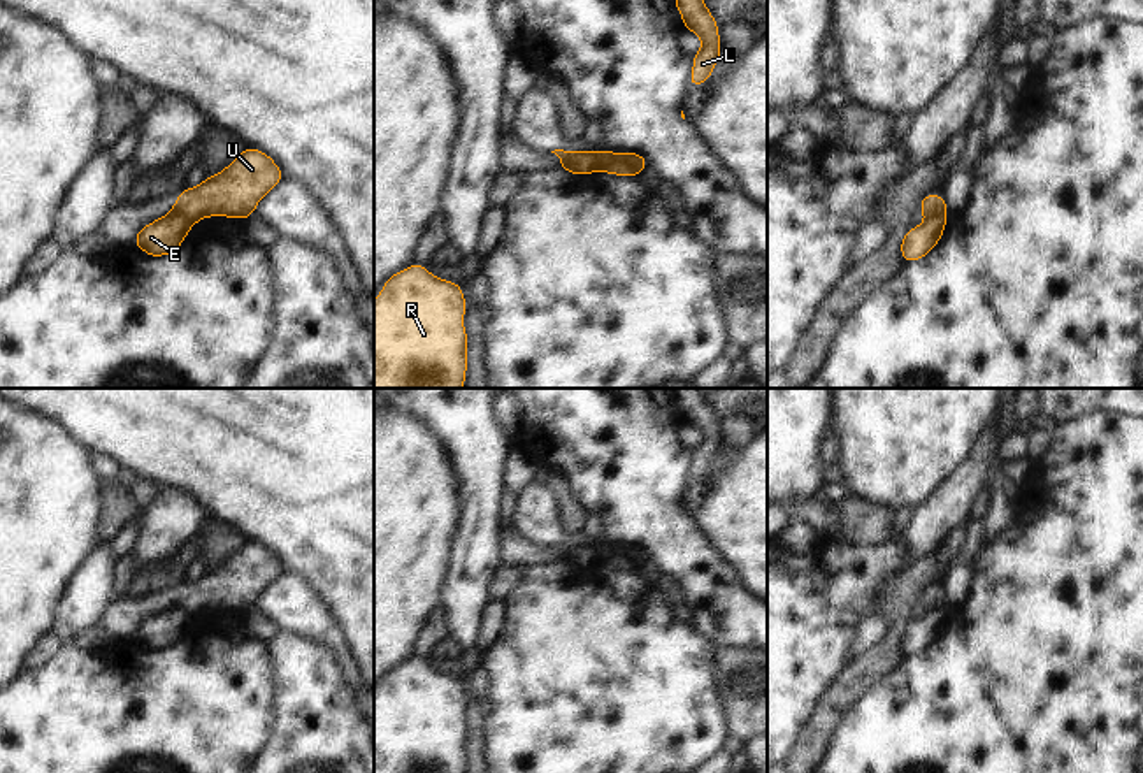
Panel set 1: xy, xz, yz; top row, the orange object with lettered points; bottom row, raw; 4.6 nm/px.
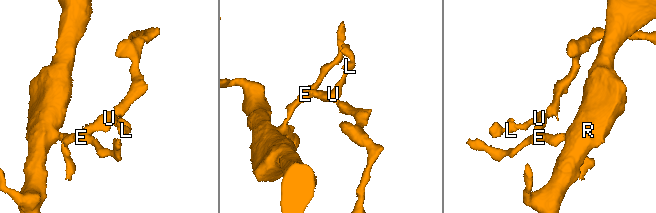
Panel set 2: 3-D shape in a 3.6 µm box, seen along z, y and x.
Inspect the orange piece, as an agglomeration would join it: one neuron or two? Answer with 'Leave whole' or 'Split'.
Split

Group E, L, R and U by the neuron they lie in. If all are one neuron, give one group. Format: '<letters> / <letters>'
E R / L U

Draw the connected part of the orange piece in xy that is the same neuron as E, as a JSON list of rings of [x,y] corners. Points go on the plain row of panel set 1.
[[[183,610],[158,611],[135,627],[133,638],[149,650],[163,650],[183,638],[190,620]]]

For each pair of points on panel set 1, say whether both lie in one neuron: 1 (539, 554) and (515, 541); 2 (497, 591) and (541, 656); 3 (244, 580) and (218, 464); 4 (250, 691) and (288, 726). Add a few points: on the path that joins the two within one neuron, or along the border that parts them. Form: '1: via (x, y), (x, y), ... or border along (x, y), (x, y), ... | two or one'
1: via (534, 554), (520, 547) | one
2: border along (524, 582), (503, 599) | two
3: border along (246, 540), (262, 543), (281, 563) | two
4: border along (274, 679), (274, 728), (258, 752) | two

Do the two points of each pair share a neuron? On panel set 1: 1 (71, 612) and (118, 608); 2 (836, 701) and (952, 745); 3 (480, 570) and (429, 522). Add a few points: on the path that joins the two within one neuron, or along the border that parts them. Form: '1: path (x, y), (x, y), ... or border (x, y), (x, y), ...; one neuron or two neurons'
1: border (115, 599), (106, 606); two neurons
2: border (880, 677), (841, 719), (829, 742); two neurons
3: border (452, 547), (448, 557); two neurons

